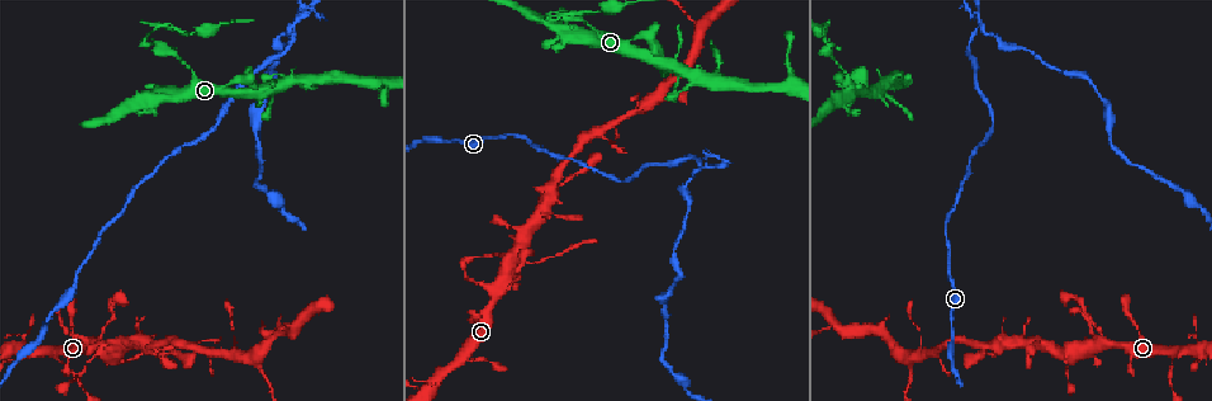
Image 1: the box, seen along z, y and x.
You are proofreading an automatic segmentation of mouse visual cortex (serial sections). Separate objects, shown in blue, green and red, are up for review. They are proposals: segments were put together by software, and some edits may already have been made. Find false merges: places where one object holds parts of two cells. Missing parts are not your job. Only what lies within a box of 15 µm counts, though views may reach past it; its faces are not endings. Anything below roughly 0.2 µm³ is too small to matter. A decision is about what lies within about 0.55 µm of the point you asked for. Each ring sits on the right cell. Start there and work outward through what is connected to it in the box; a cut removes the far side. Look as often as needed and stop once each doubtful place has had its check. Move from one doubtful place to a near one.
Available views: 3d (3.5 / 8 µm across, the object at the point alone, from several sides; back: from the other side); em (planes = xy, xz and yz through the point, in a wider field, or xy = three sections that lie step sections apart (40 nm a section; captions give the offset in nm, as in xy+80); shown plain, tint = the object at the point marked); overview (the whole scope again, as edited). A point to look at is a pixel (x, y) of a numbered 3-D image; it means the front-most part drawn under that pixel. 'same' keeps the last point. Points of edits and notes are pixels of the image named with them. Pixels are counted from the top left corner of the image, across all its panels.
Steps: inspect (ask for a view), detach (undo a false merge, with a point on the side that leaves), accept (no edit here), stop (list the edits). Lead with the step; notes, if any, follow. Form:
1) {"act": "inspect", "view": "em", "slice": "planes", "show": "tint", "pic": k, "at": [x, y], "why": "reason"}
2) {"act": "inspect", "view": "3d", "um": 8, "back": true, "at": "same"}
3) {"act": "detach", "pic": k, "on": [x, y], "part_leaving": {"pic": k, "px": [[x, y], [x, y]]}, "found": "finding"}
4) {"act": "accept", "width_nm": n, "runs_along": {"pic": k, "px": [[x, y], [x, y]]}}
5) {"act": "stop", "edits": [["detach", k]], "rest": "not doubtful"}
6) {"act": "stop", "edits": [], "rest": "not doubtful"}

{"act": "inspect", "view": "3d", "um": 3.5, "pic": 1, "at": [458, 359], "why": "thin arm on a thick one"}

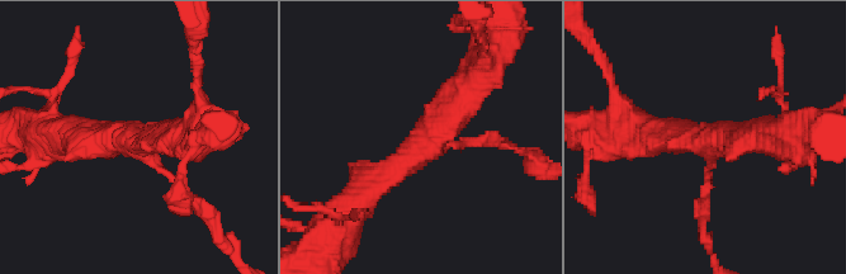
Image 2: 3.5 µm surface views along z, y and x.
{"act": "inspect", "view": "em", "slice": "xy", "step": 5, "show": "tint", "pic": 2, "at": [142, 138]}

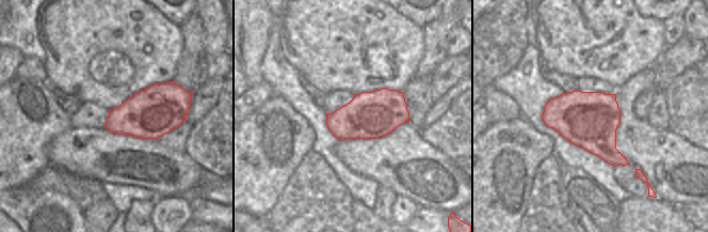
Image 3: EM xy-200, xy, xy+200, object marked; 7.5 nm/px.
{"act": "accept", "arms": 3, "arm_widths_nm": [100, 350, 350], "runs_along": {"pic": 2, "px": [[475, 80], [436, 136], [358, 201]]}, "found": "all the same cell"}

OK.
{"act": "inspect", "view": "3d", "um": 8, "pic": 1, "at": [978, 28], "why": "abrupt turn"}

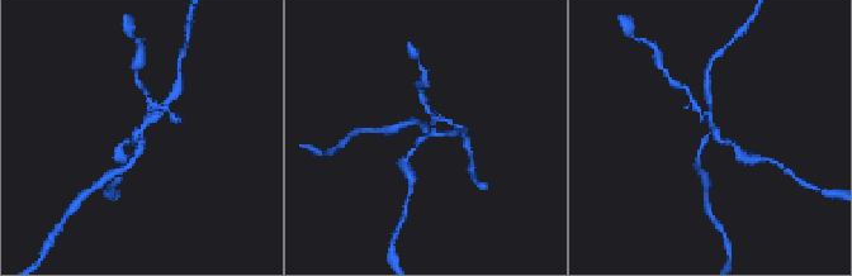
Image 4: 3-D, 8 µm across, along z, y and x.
{"act": "inspect", "view": "em", "slice": "xy", "step": 5, "show": "tint", "pic": 4, "at": [711, 133], "arms": 3, "arm_widths_nm": [150, 150, 150]}

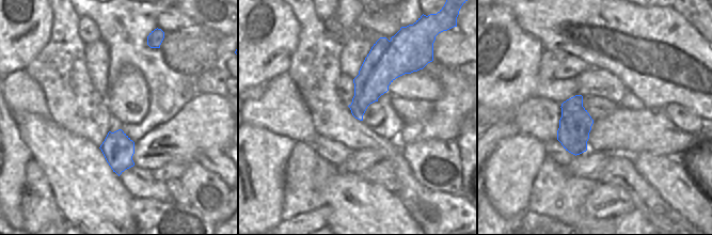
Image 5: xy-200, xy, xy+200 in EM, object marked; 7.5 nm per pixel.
{"act": "detach", "pic": 4, "on": [174, 117], "border": {"pic": 5, "px": [[390, 41], [350, 109]]}, "found": "a second cell is stuck on"}

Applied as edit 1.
{"act": "inspect", "view": "overview", "why": "see it whole again"}

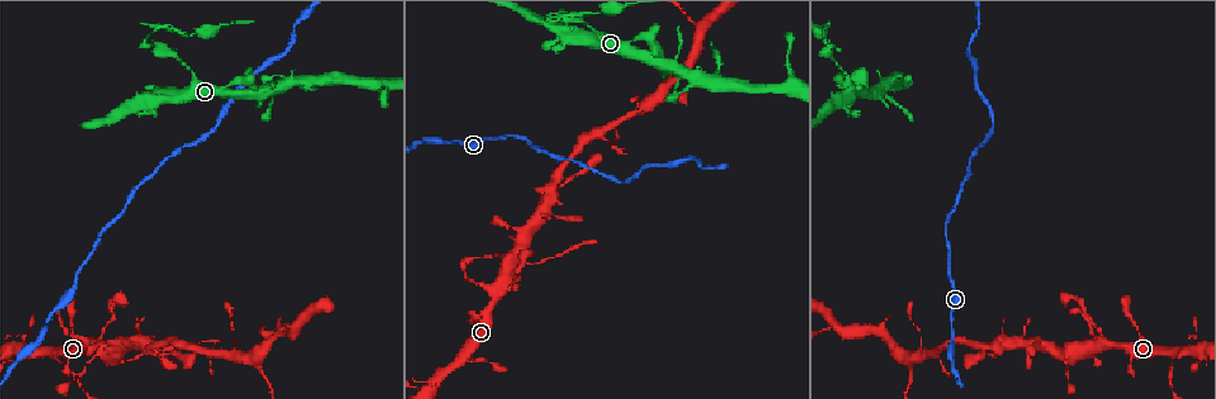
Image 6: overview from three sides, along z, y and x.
{"act": "inspect", "view": "3d", "um": 3.5, "pic": 6, "at": [151, 44], "why": "narrows sharply"}

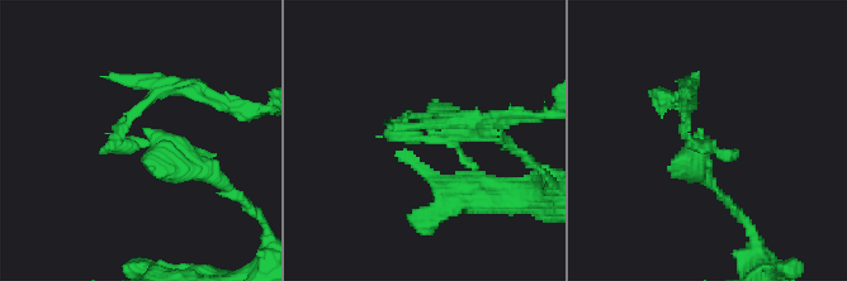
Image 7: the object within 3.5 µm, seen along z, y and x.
{"act": "inspect", "view": "em", "slice": "xy", "step": 1, "show": "tint", "pic": 7, "at": [708, 140]}

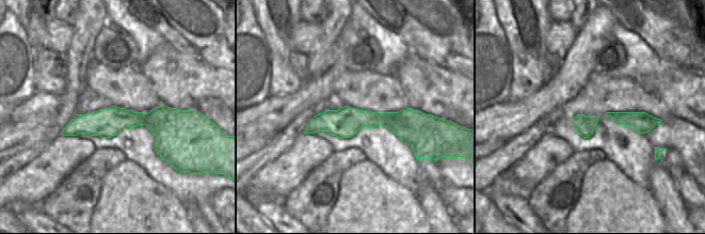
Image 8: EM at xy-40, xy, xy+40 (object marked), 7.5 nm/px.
{"act": "inspect", "view": "em", "slice": "xy", "step": 5, "show": "tint", "at": "same"}

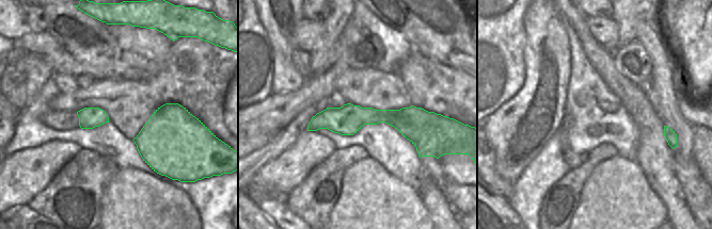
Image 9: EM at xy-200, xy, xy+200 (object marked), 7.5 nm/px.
{"act": "accept", "width_nm": 220, "runs_along": {"pic": 7, "px": [[213, 175], [117, 139], [147, 96]]}, "found": "one cell here"}

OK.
{"act": "stop", "edits": [["detach", 4]], "rest": "not doubtful"}

